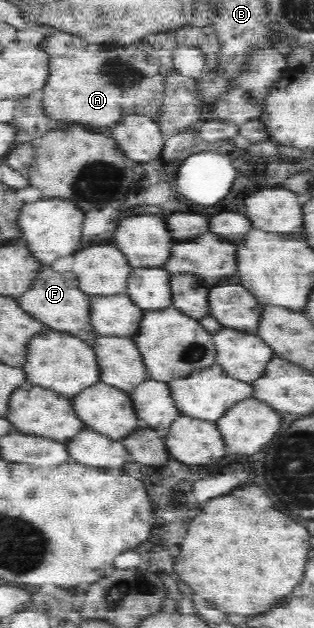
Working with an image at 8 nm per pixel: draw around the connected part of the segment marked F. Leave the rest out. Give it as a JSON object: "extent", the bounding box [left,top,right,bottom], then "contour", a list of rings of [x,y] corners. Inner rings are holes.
{"extent":[17,268,98,341],"contour":[[[49,268],[39,271],[30,288],[17,300],[32,317],[45,323],[50,330],[68,332],[82,340],[92,341],[98,336],[93,326],[92,300],[93,296],[82,291],[78,276],[72,272],[55,272]]]}

